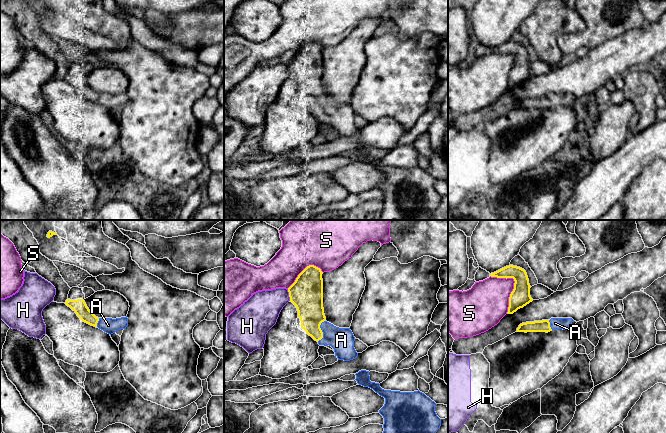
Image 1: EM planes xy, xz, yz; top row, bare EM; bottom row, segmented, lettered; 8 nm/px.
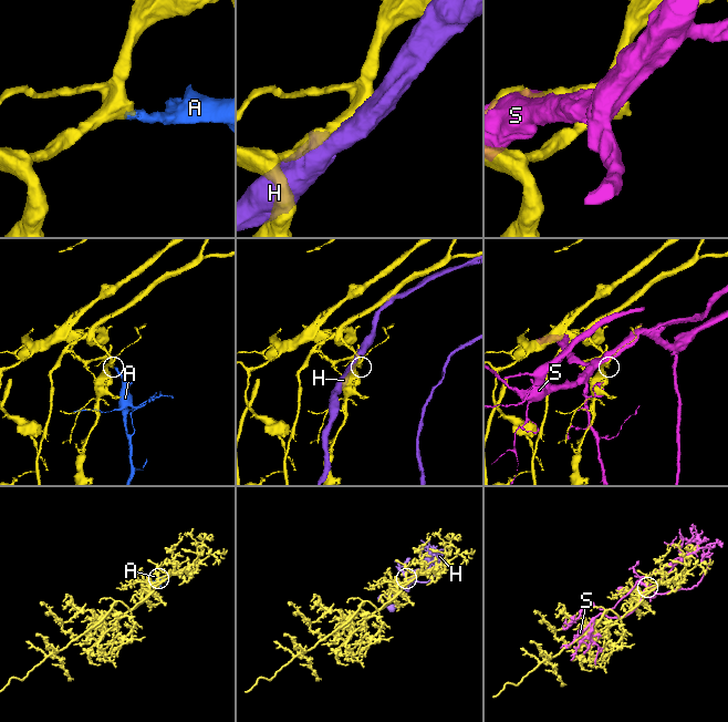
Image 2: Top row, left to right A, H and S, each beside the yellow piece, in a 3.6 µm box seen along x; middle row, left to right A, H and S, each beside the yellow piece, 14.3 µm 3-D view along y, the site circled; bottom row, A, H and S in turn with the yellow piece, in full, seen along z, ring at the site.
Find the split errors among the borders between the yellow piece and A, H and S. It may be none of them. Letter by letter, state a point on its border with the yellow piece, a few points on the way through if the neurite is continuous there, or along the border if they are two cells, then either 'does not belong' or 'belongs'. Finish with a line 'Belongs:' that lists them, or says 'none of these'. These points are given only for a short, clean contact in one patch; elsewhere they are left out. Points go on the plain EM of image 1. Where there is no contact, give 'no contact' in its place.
A: xz (321, 107) | belongs
H: xz (289, 71) | does not belong
S: yz (514, 60) | does not belong
Belongs: A

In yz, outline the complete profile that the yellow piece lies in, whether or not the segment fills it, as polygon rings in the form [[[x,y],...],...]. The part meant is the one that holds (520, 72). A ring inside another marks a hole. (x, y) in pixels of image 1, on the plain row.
[[[509,41],[494,49],[490,50],[491,53],[497,54],[513,54],[514,65],[509,73],[508,90],[513,90],[518,85],[523,84],[533,77],[530,72],[530,60],[527,49],[524,45]]]

